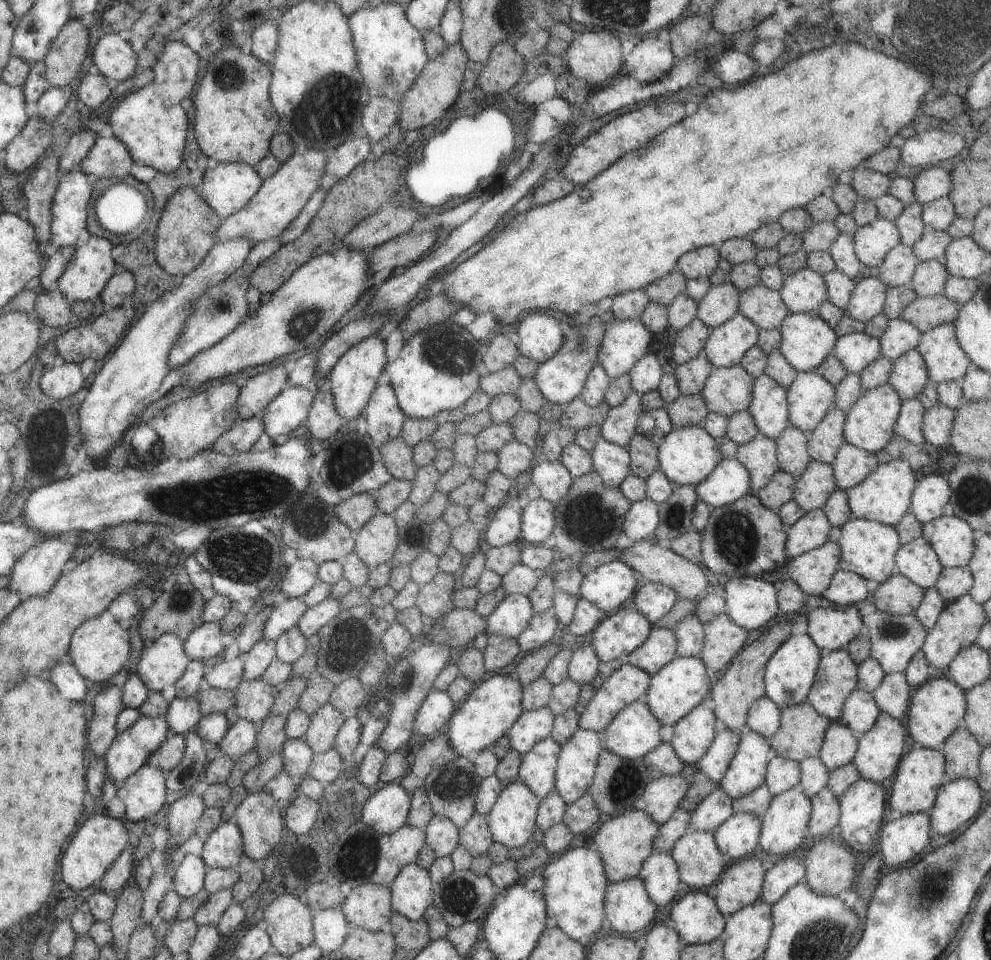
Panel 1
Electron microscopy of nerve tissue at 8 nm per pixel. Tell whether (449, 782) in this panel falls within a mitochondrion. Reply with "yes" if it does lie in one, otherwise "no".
yes

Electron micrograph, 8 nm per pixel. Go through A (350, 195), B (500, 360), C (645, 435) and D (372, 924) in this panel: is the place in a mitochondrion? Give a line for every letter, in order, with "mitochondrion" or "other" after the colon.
A: other
B: other
C: other
D: other

